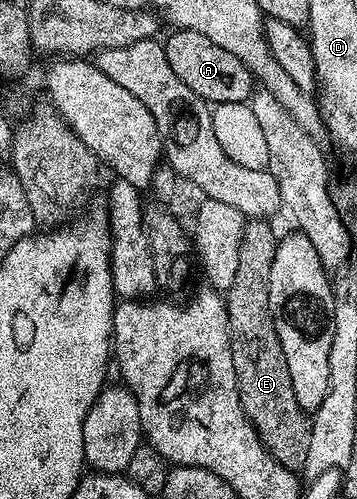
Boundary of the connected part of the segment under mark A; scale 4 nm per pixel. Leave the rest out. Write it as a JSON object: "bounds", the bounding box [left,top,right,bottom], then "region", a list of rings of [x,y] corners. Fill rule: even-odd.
{"bounds":[164,29,255,106],"region":[[[173,29],[169,38],[164,38],[165,55],[167,63],[171,65],[171,71],[195,91],[207,103],[214,106],[223,103],[248,102],[255,92],[253,73],[231,51],[223,51],[219,43],[211,43],[207,35],[199,35],[199,31],[187,31],[186,29]]]}

